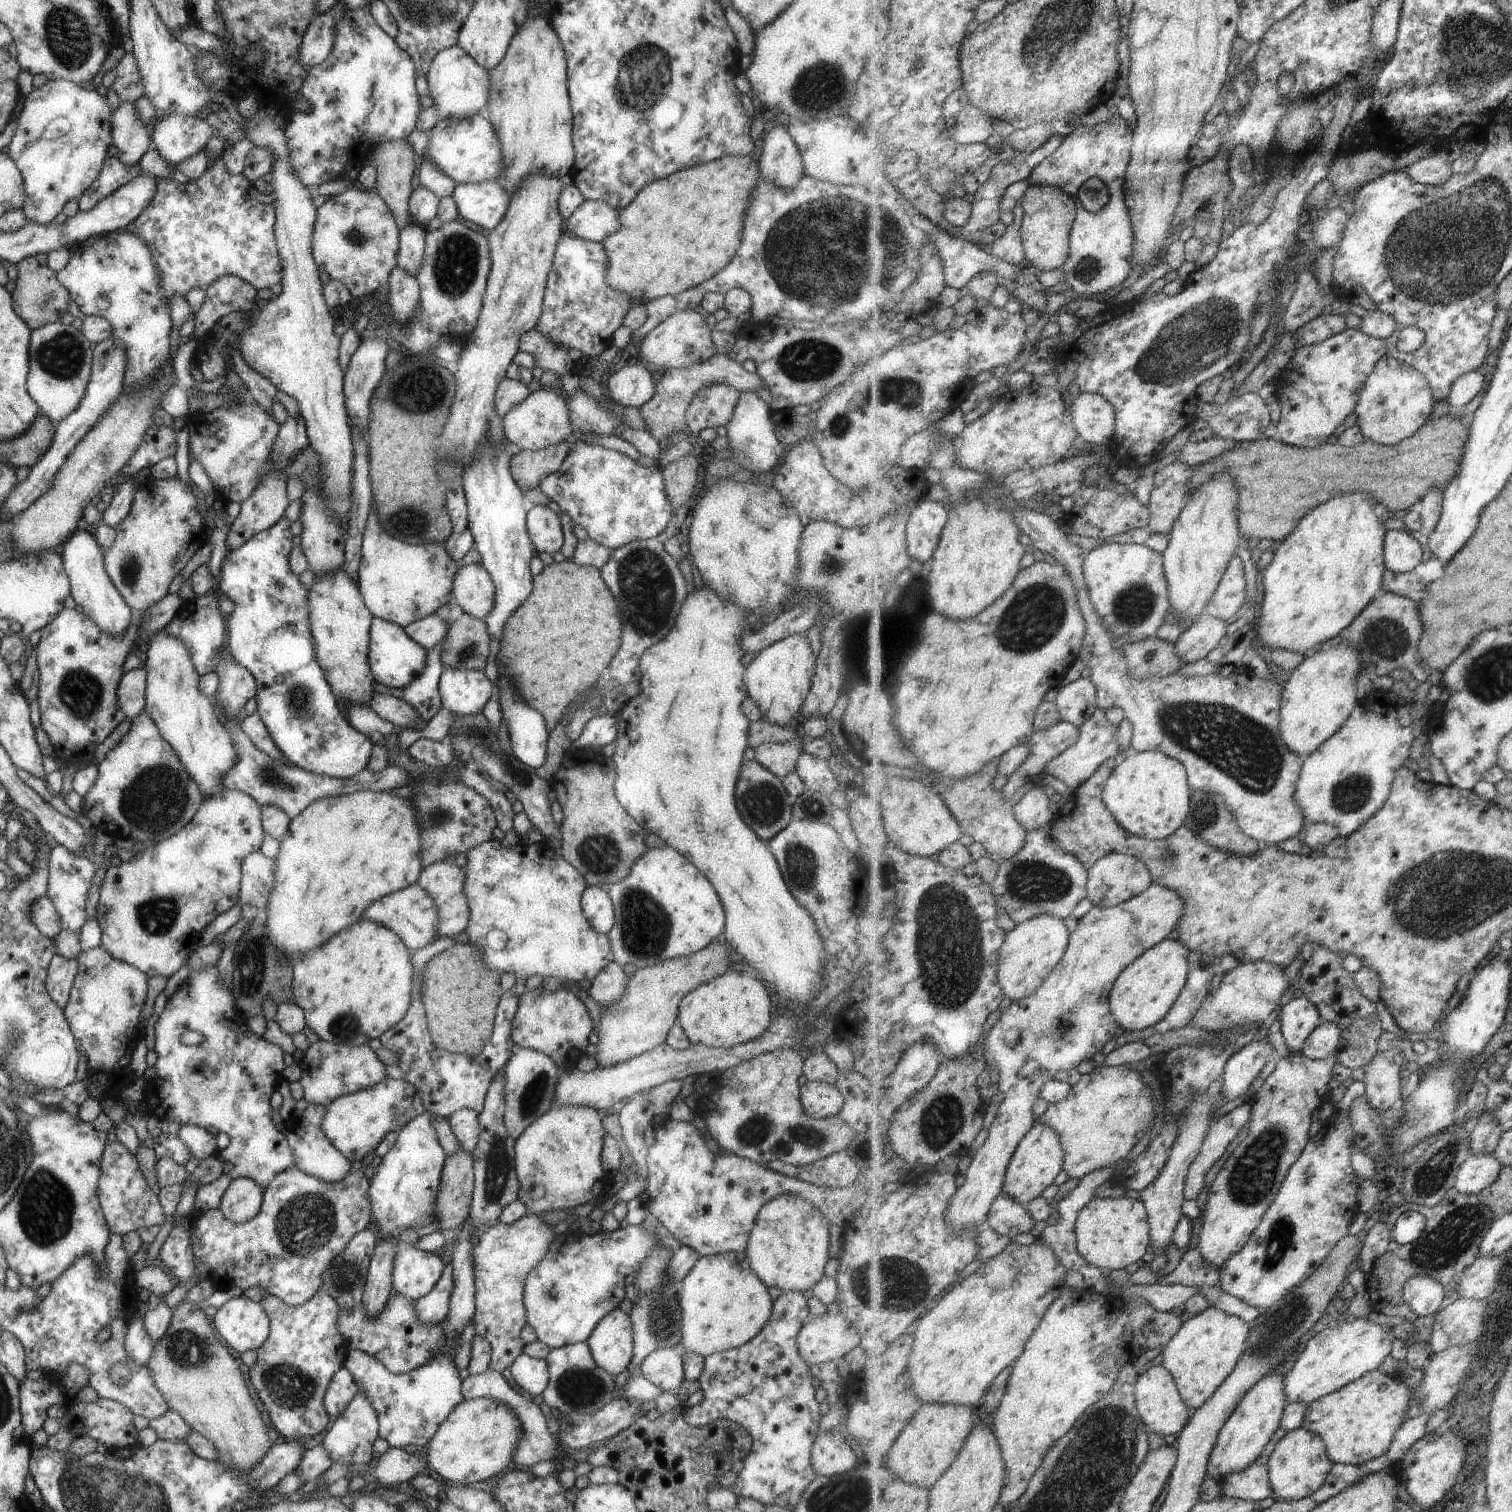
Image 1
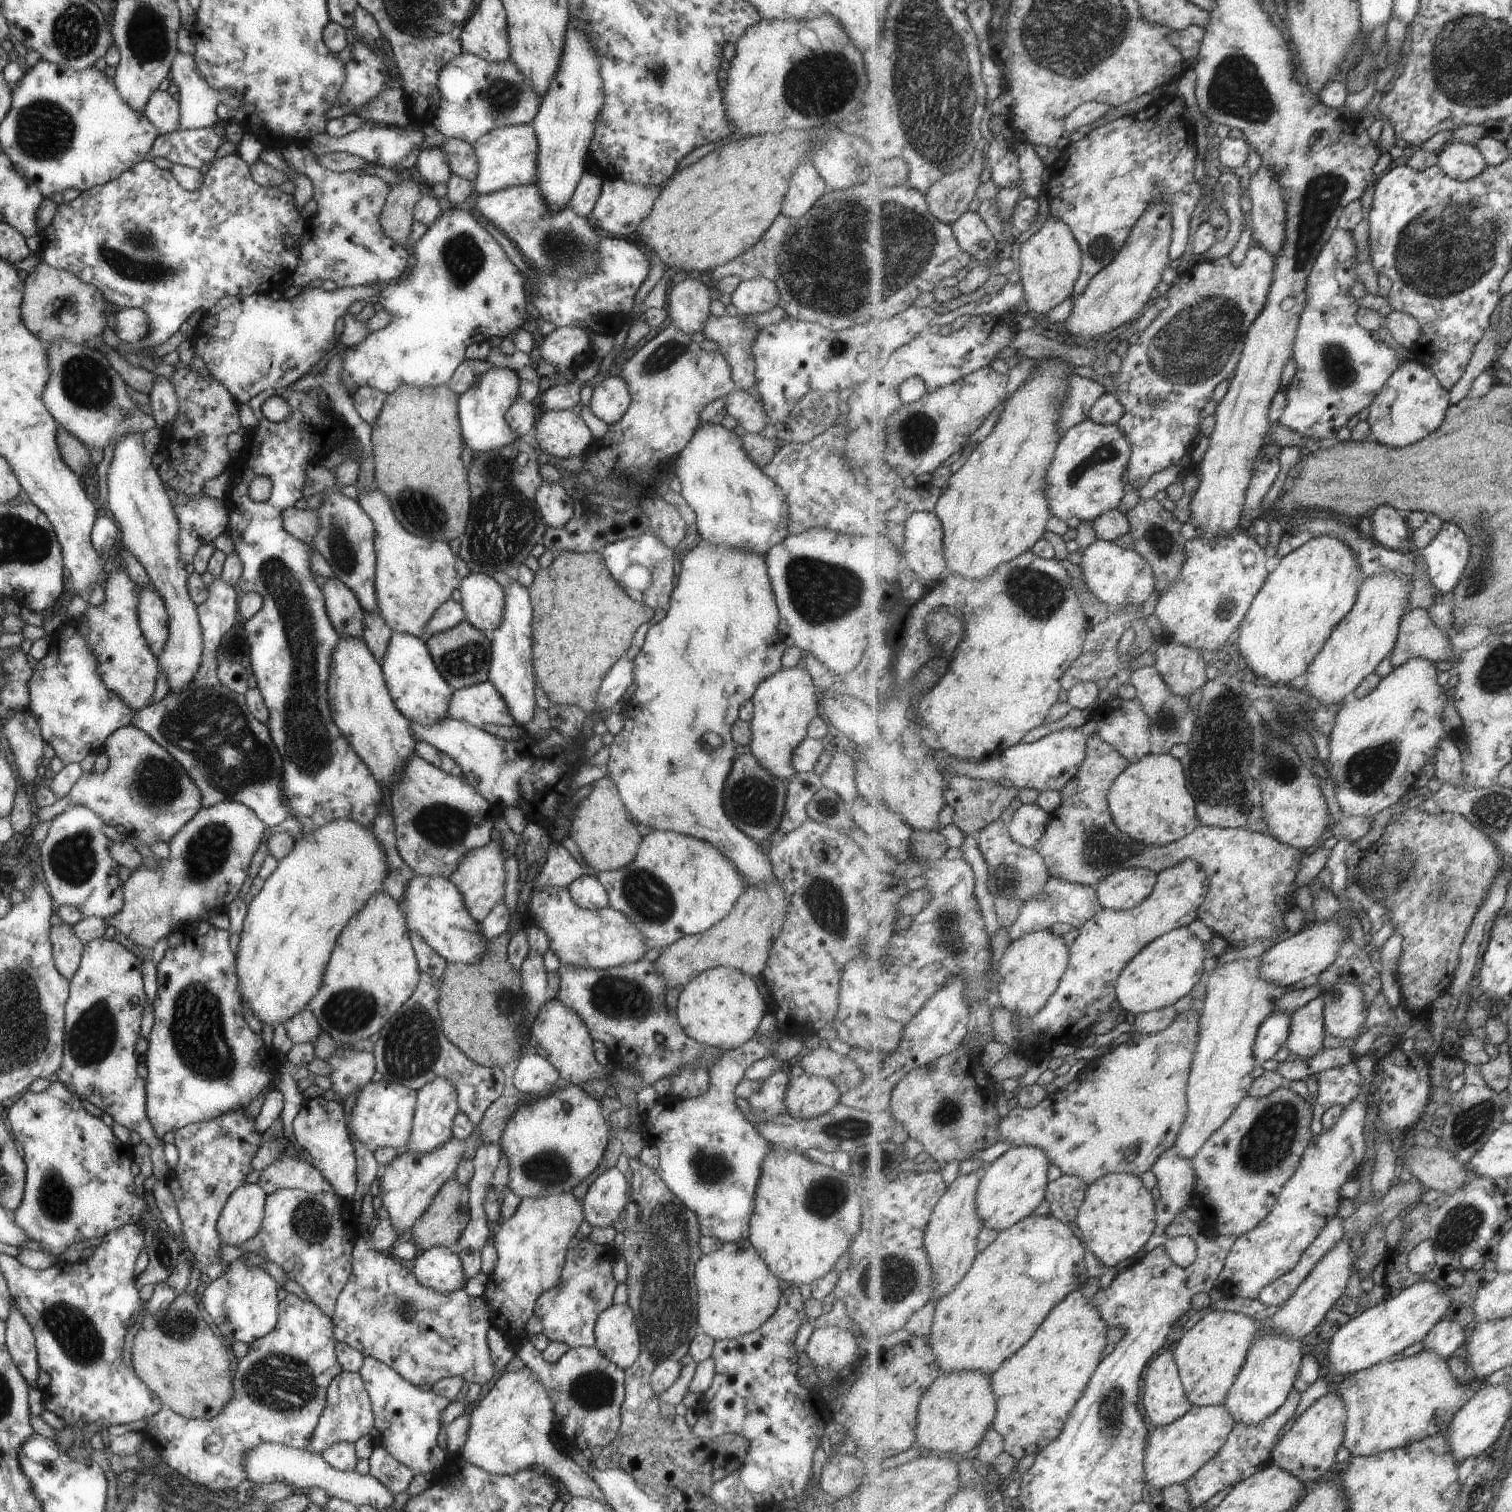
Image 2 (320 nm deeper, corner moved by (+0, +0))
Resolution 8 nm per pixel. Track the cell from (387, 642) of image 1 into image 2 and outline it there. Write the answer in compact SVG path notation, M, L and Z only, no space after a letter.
M392 632L380 668L389 697L397 711L410 722L433 724L445 718L454 690L437 673L425 642L411 634Z

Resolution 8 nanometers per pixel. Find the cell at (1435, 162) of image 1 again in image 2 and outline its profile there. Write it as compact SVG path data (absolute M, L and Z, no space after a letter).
M1452 142L1439 154L1438 166L1451 179L1469 181L1480 176L1488 164L1476 146Z

